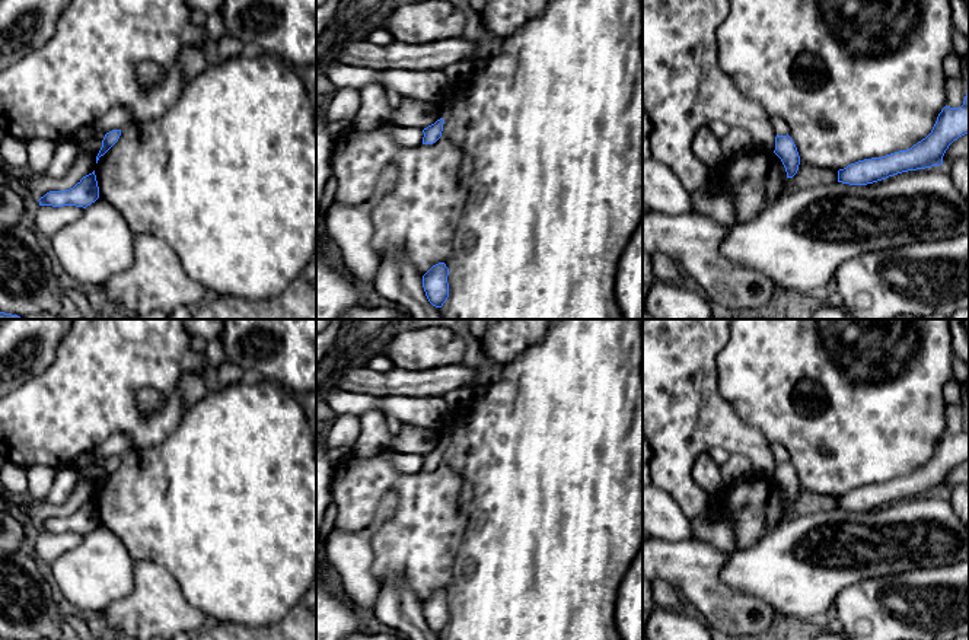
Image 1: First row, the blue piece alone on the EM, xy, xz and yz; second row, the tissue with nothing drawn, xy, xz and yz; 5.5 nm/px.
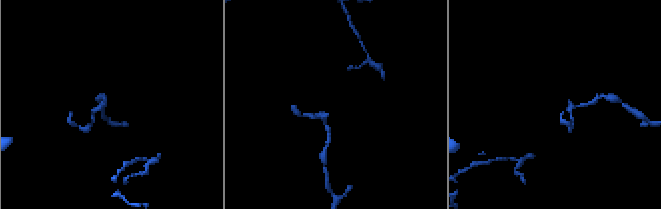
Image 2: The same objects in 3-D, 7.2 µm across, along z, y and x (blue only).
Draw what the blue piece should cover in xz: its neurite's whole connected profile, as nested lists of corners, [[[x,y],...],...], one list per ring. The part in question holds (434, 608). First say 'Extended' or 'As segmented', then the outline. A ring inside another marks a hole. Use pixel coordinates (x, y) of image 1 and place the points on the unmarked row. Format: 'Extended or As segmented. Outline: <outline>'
As segmented. Outline: [[[444,589],[433,592],[423,602],[423,614],[425,623],[428,628],[436,634],[442,634],[449,624],[447,602],[449,602],[449,595],[446,593]]]

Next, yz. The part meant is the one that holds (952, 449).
As segmented. Outline: [[[969,417],[959,434],[944,433],[931,459],[908,477],[858,487],[838,497],[838,509],[867,512],[889,503],[943,491],[949,472],[969,459]]]

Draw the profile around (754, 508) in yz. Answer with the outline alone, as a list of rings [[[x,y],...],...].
[[[758,475],[723,488],[718,494],[718,515],[734,528],[736,551],[755,547],[782,522],[838,509],[836,496],[817,494],[803,487],[797,500],[788,504],[781,485],[774,478]]]

